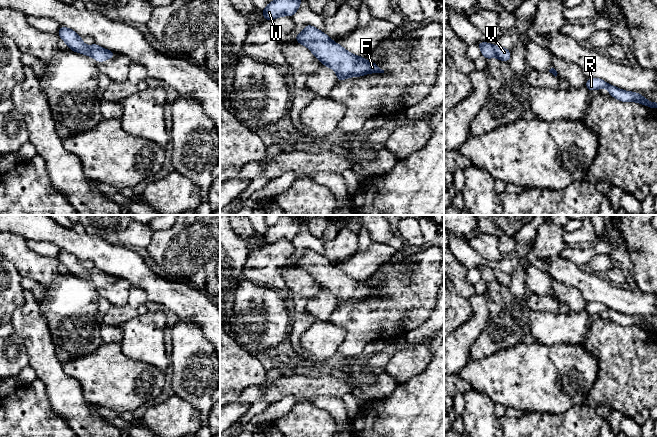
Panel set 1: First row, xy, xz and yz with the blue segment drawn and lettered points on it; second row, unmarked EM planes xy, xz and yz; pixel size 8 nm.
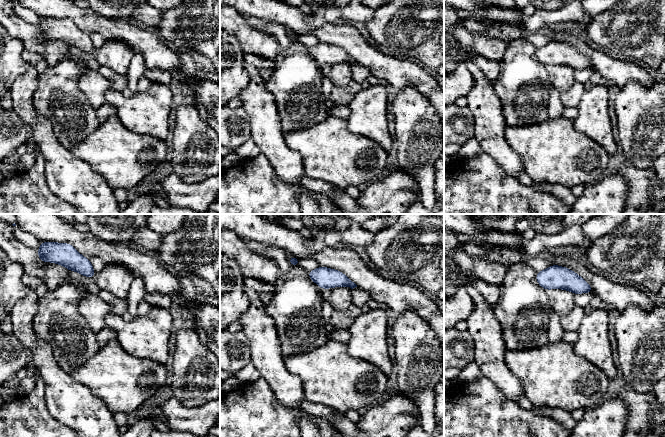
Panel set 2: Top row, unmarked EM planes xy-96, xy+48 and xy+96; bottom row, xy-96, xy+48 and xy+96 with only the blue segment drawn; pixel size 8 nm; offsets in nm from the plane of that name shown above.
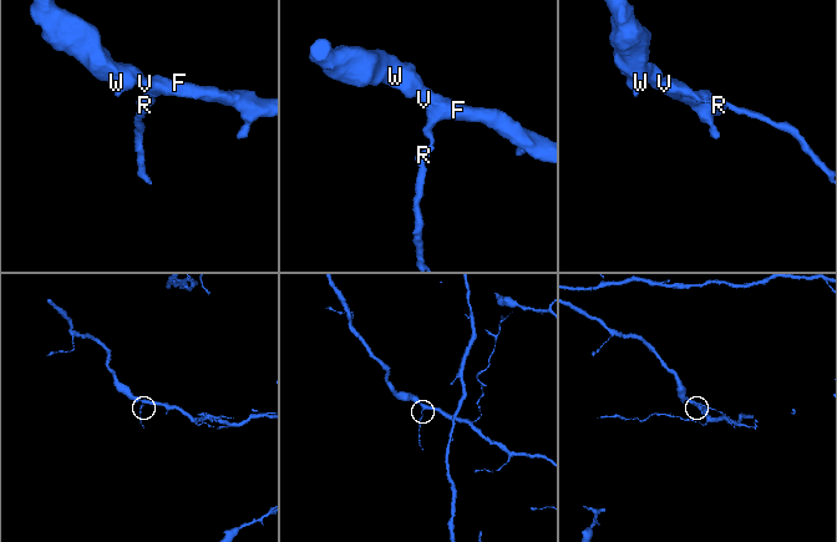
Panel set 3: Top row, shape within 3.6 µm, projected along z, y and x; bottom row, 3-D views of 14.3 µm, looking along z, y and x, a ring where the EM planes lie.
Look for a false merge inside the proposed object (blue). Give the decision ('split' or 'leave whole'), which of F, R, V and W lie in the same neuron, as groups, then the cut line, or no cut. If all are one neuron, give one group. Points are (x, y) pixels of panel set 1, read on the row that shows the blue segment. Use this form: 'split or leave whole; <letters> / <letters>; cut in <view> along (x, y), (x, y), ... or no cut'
leave whole; F R V W; no cut

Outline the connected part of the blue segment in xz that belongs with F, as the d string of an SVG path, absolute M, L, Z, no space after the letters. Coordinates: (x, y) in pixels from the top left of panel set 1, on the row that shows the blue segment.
M305 24L304 30L295 35L296 42L307 46L312 54L336 72L338 83L350 77L361 77L369 73L384 73L377 64L364 57L348 52L327 34L312 25Z

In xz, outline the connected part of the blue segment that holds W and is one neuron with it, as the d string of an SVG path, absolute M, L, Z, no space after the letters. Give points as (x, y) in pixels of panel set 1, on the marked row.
M274 0L268 2L264 10L261 11L266 21L274 20L281 16L293 17L298 11L302 0Z

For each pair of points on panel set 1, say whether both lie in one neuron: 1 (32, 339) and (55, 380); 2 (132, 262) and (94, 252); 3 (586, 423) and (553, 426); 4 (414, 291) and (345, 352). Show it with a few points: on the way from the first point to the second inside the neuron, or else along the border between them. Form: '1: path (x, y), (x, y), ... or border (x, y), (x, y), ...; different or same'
1: path (40, 349), (42, 358), (49, 370); same
2: path (123, 262), (108, 258), (103, 253); same
3: path (578, 426), (561, 426); same
4: path (397, 308), (387, 318), (378, 319), (362, 335); same

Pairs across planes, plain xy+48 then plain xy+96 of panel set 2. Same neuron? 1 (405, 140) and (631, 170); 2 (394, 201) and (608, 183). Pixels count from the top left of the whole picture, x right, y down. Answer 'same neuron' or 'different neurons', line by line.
1: different neurons
2: same neuron

